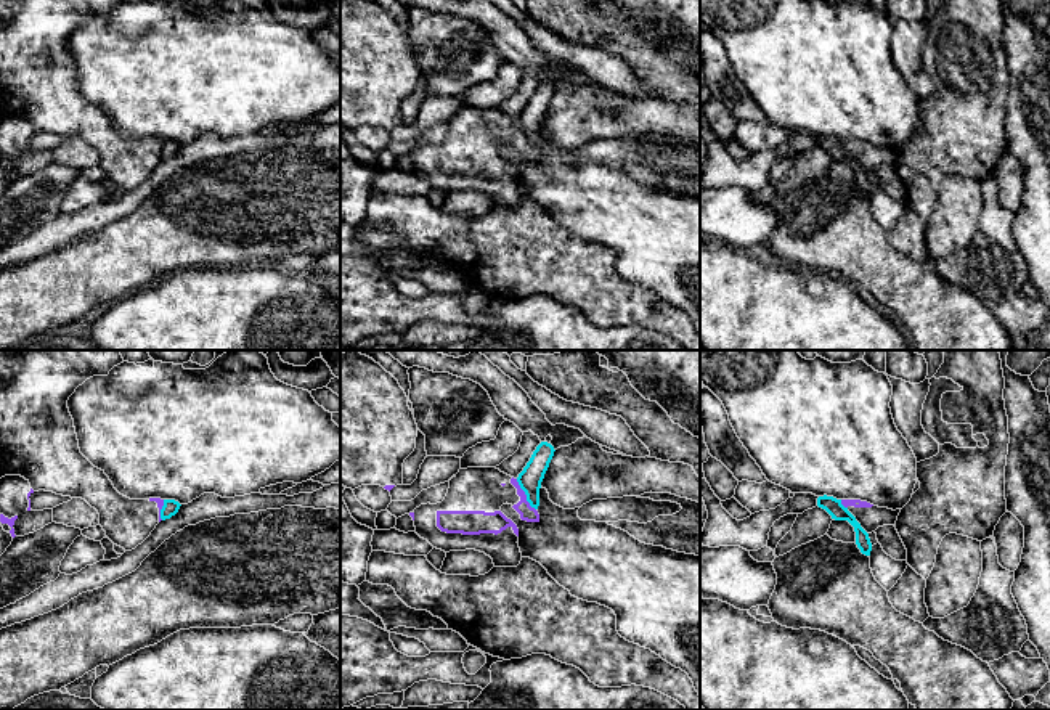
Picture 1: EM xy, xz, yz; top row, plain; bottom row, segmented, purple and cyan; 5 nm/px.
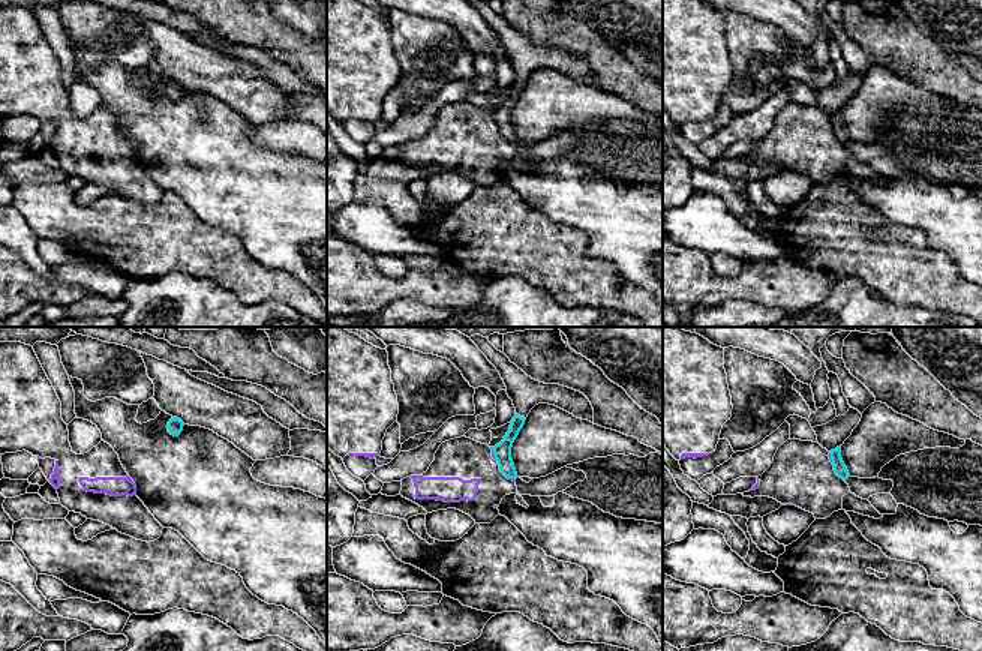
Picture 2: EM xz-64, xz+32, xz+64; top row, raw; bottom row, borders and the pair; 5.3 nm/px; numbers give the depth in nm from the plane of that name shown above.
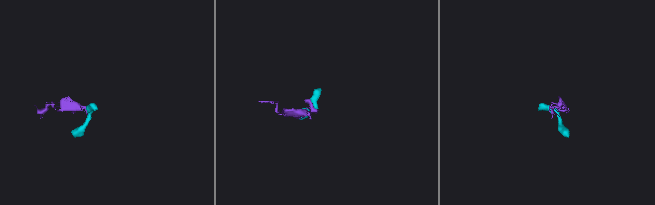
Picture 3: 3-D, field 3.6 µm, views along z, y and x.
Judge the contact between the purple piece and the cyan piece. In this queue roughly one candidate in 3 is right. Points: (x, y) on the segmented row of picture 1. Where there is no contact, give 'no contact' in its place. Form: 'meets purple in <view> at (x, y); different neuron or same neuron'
meets purple in xz at (525, 495); different neuron

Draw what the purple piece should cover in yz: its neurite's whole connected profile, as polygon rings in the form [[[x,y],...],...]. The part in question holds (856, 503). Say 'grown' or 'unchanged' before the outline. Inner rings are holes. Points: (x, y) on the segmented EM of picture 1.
grown; [[[841,500],[841,504],[856,517],[861,527],[872,533],[883,525],[896,525],[901,509],[878,508],[861,500]]]

